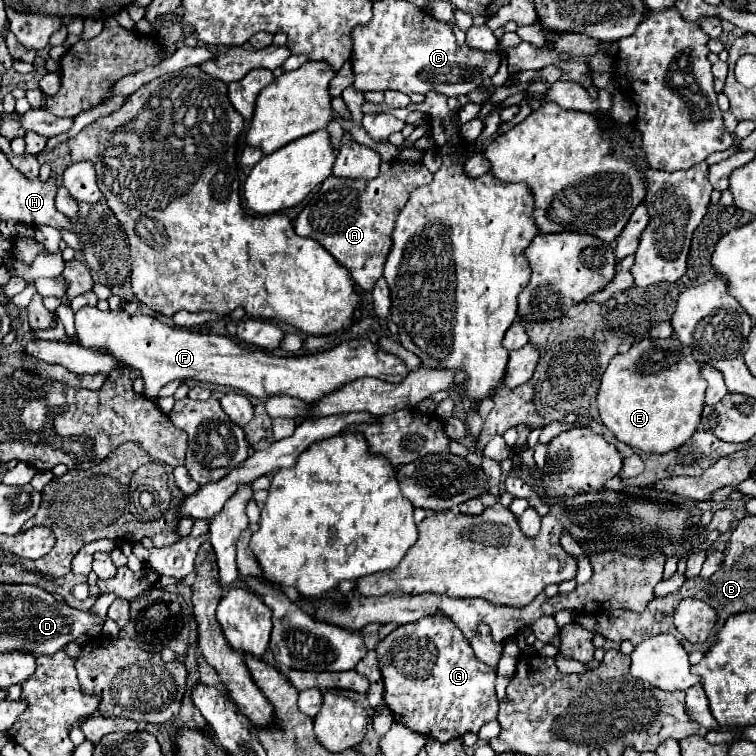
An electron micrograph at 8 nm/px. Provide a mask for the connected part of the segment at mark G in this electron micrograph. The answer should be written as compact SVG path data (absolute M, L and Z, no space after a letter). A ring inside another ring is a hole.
M443 614L425 616L419 622L403 624L395 632L391 632L377 646L379 666L385 682L385 706L397 716L395 720L405 724L407 728L437 738L439 742L449 742L453 738L463 736L465 732L479 732L481 724L495 720L499 702L495 694L495 676L497 670L485 666L473 654L469 640L461 634L461 630Z

